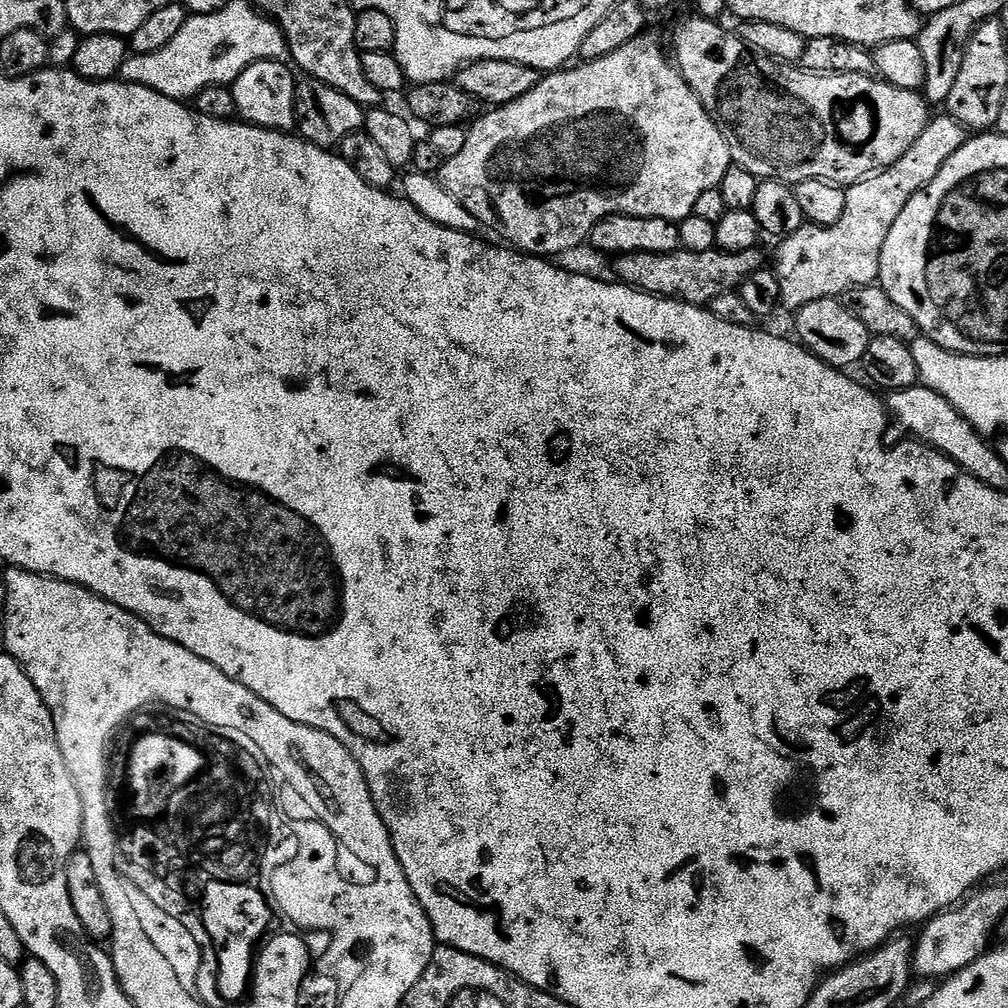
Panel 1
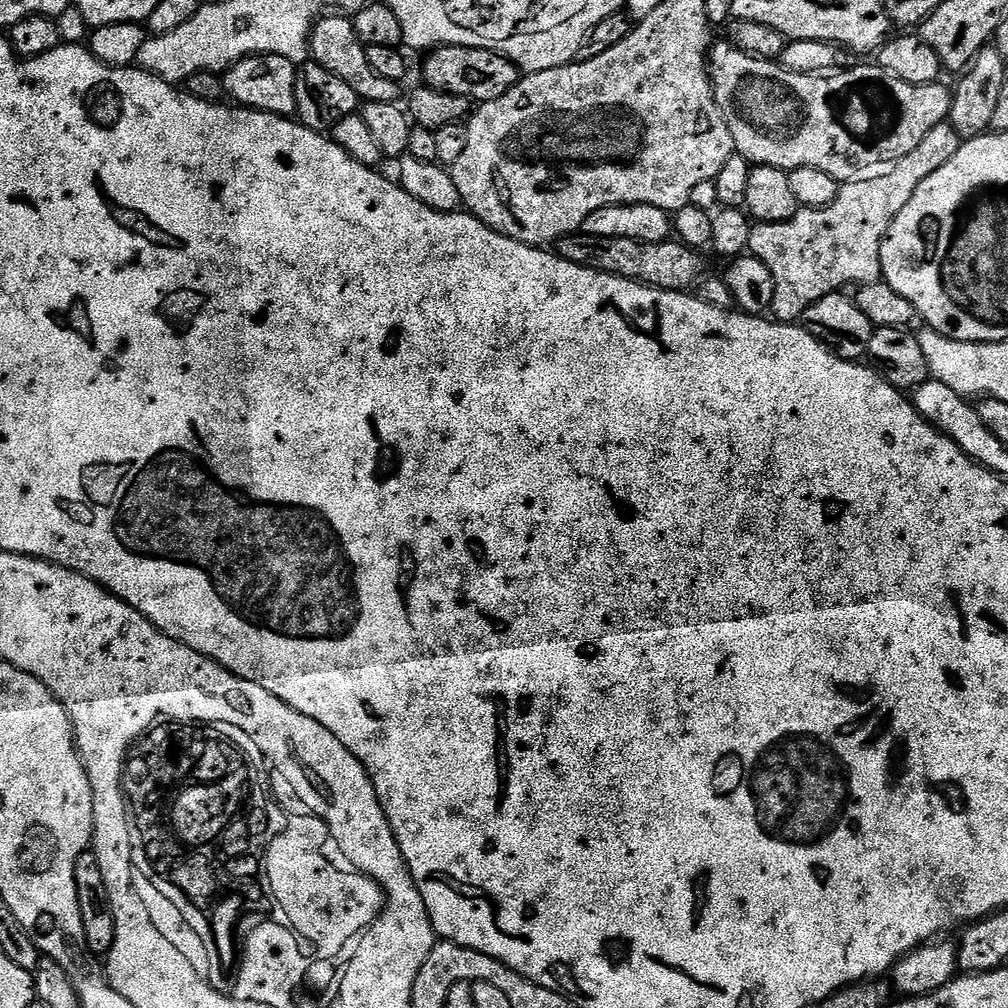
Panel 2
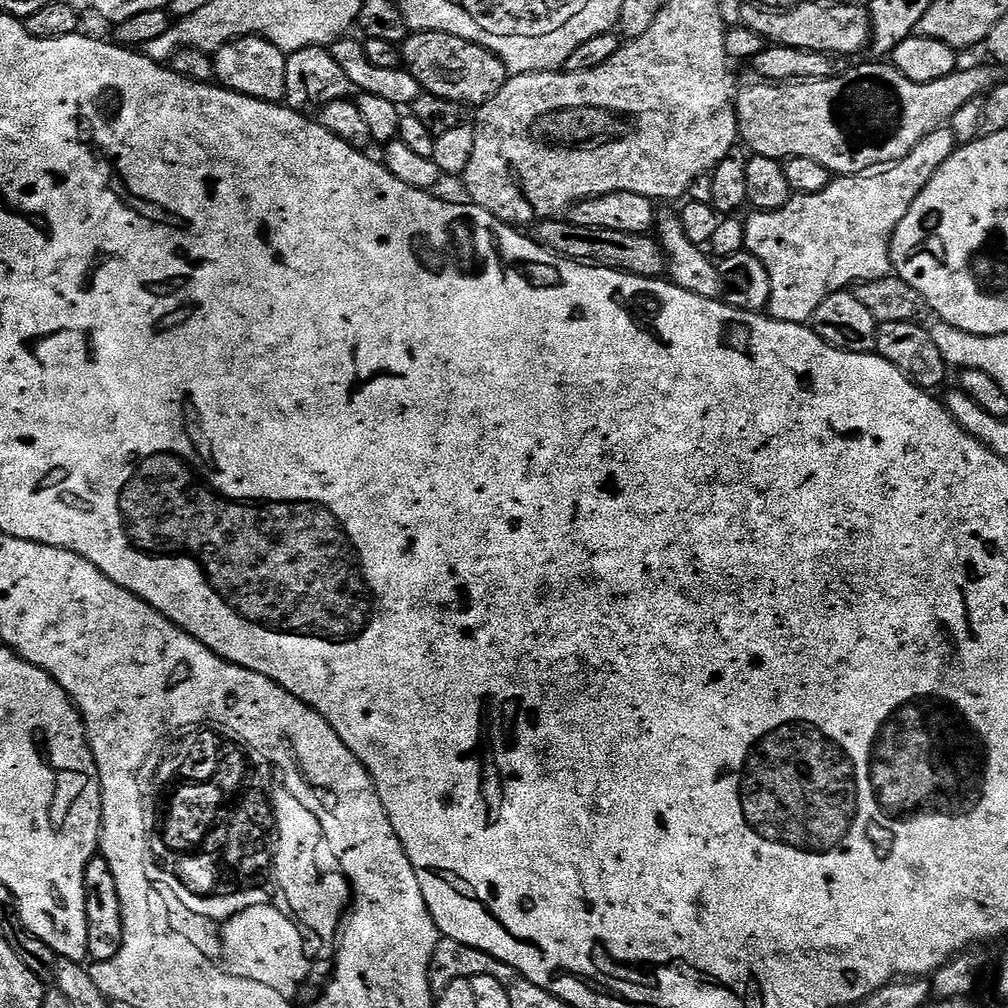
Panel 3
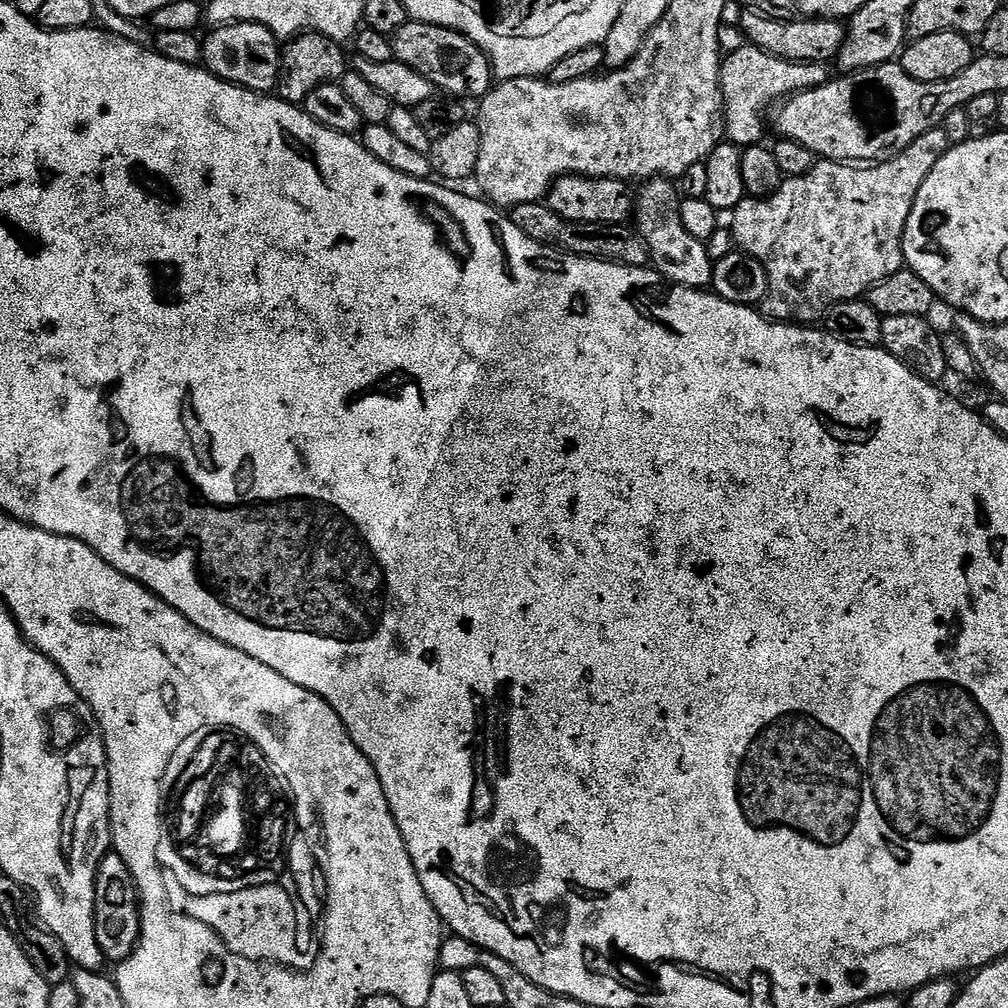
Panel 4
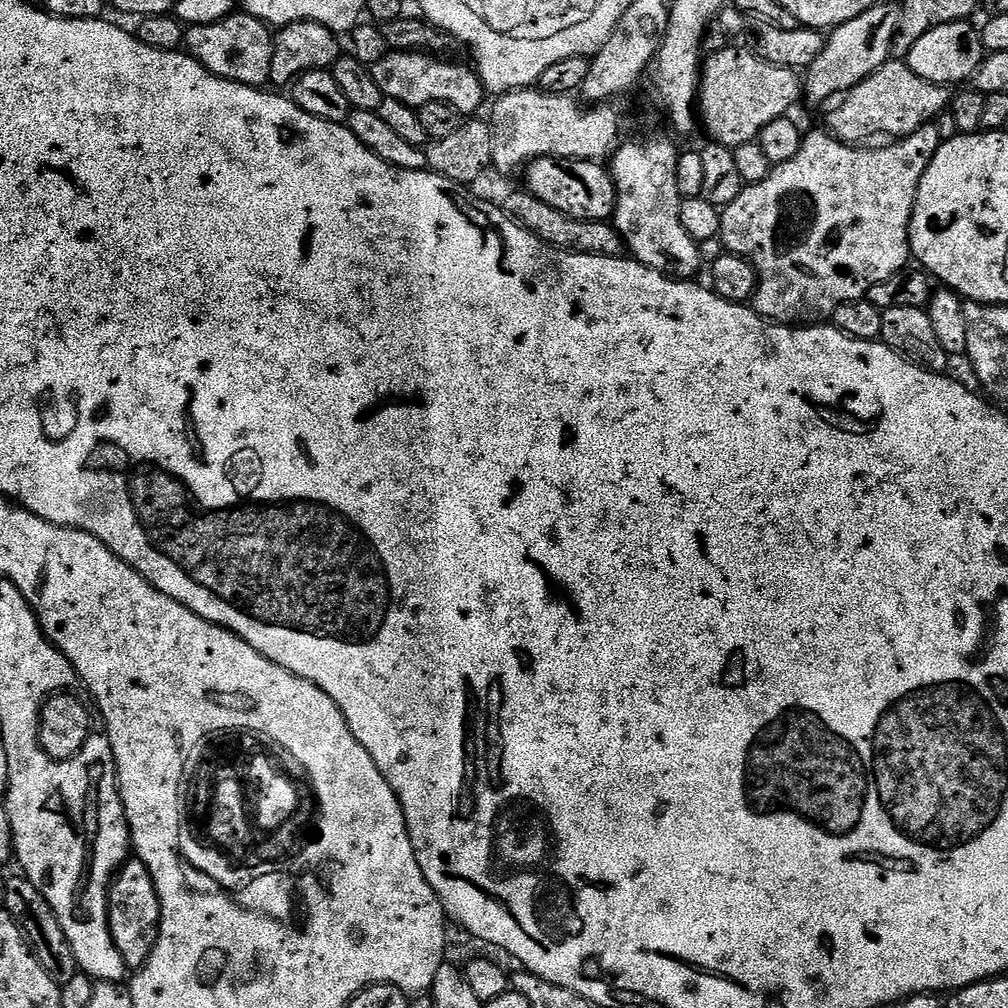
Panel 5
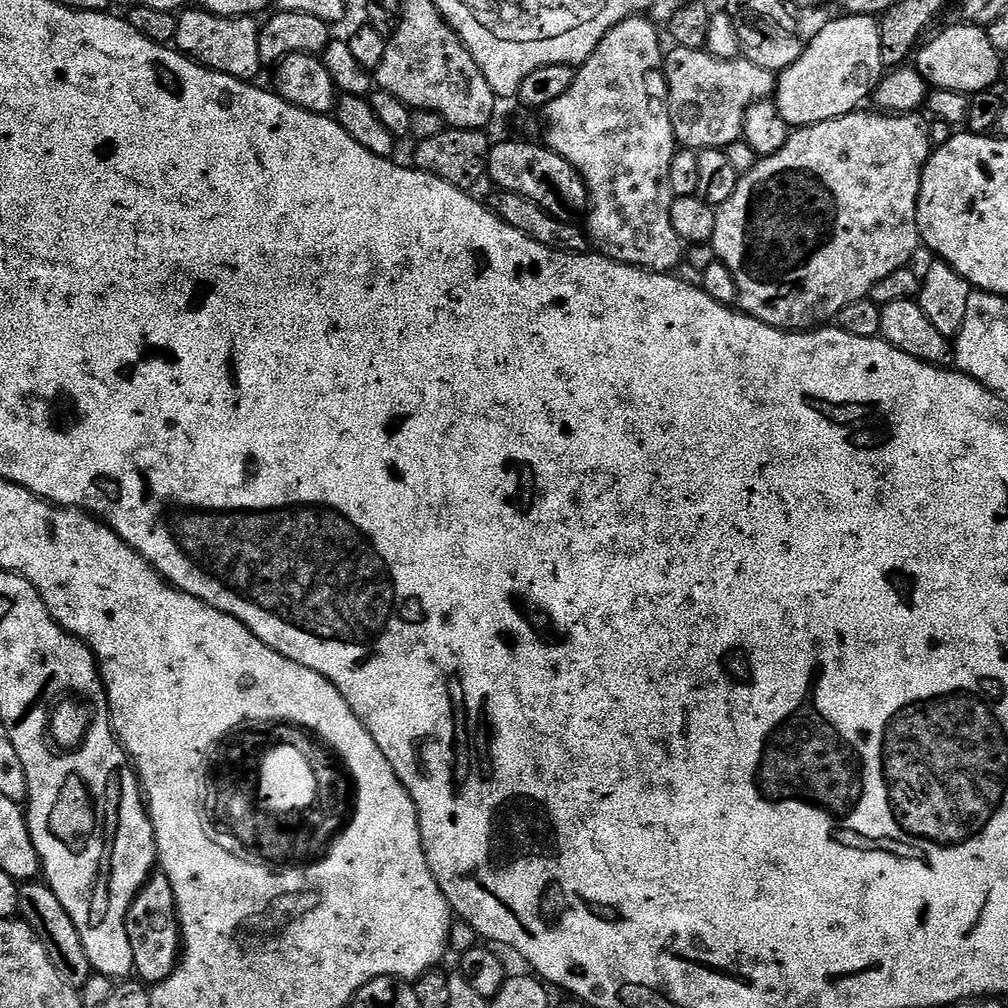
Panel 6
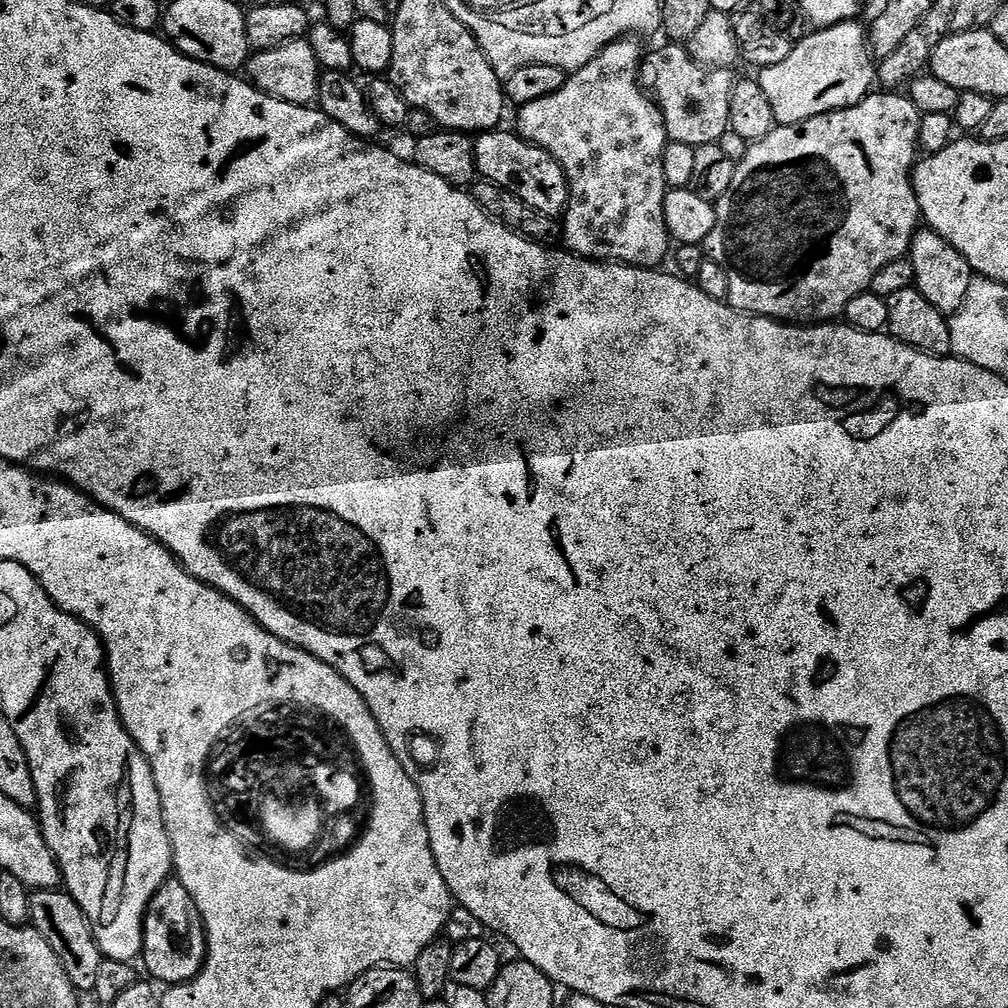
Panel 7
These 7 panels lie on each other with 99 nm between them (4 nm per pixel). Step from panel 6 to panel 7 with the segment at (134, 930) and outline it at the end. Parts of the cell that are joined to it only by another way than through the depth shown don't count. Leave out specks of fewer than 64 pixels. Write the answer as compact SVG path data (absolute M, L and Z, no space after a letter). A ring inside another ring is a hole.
M170 878L160 887L158 894L154 894L144 916L142 965L153 981L175 986L190 983L204 967L206 957L208 935L204 933L204 919L198 914L198 906L194 898L190 898L186 886L182 886L180 880Z

